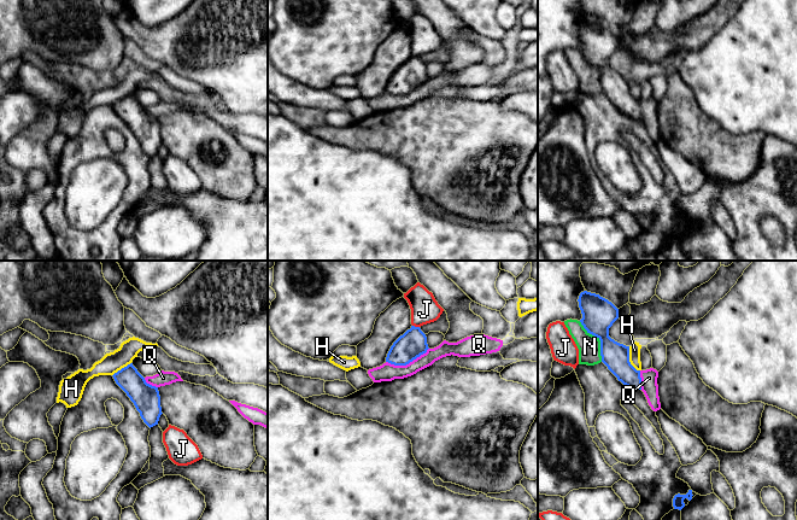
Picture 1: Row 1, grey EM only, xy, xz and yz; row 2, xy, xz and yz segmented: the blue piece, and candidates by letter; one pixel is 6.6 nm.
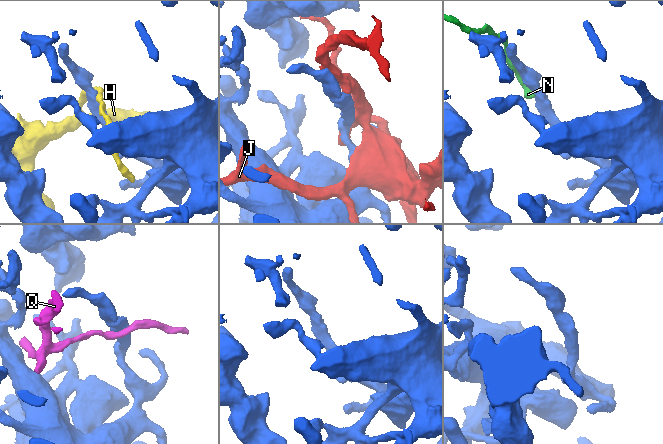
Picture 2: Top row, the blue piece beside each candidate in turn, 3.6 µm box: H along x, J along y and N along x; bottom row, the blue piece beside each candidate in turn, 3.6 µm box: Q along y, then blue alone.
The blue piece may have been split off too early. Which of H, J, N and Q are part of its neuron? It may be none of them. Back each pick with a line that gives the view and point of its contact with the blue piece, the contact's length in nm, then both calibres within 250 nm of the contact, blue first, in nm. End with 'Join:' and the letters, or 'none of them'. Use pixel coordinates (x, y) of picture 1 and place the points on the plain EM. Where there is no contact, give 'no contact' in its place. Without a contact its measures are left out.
Join: none of them

